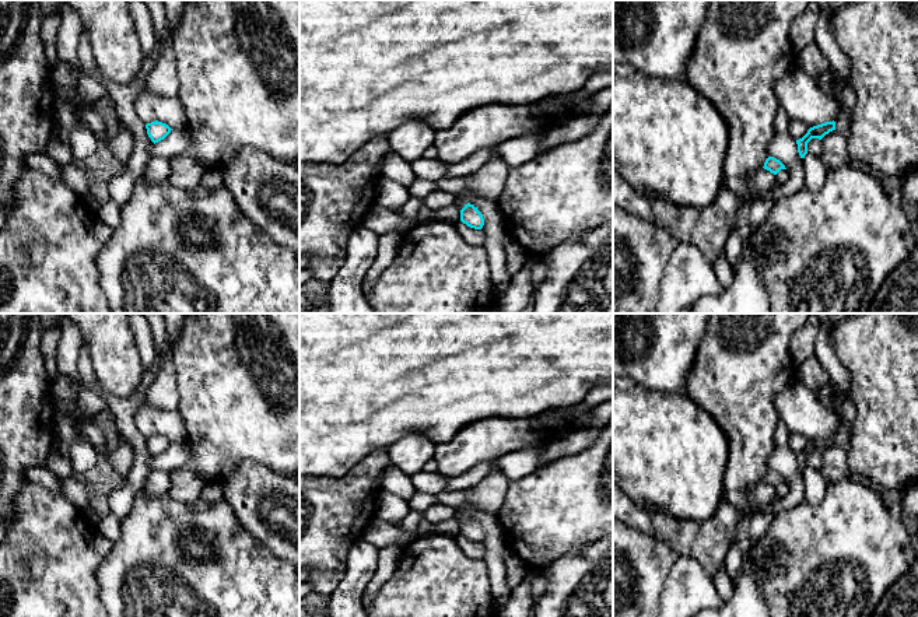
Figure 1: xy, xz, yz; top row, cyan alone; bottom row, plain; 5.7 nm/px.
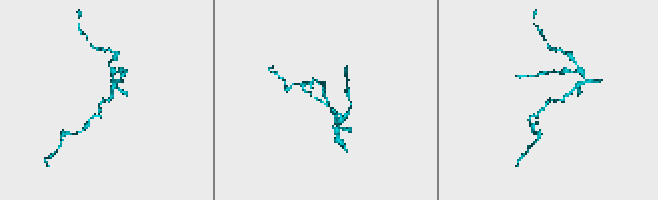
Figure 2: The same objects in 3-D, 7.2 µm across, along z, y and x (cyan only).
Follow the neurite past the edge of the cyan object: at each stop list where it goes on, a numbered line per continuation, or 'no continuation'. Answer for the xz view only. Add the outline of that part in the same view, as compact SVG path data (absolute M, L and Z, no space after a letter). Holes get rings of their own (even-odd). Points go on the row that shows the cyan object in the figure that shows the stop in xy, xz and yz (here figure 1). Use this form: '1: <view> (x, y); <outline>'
no continuation

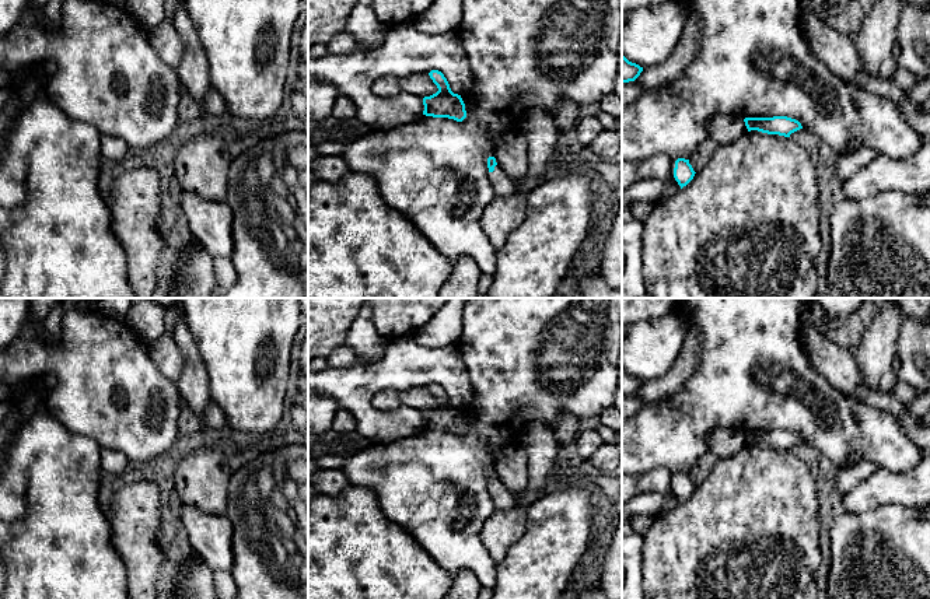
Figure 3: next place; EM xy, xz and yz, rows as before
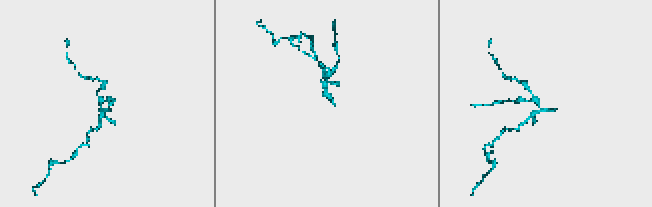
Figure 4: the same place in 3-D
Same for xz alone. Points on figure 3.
1: xz (503, 186); M499 165L494 167L493 172L489 172L489 181L494 189L496 196L506 197L517 193L517 182L508 178Z

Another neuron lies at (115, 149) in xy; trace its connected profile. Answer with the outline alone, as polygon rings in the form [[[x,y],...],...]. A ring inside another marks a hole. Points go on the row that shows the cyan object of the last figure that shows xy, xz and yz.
[[[101,134],[101,153],[108,160],[122,162],[127,158],[130,148],[127,143],[119,137]]]

